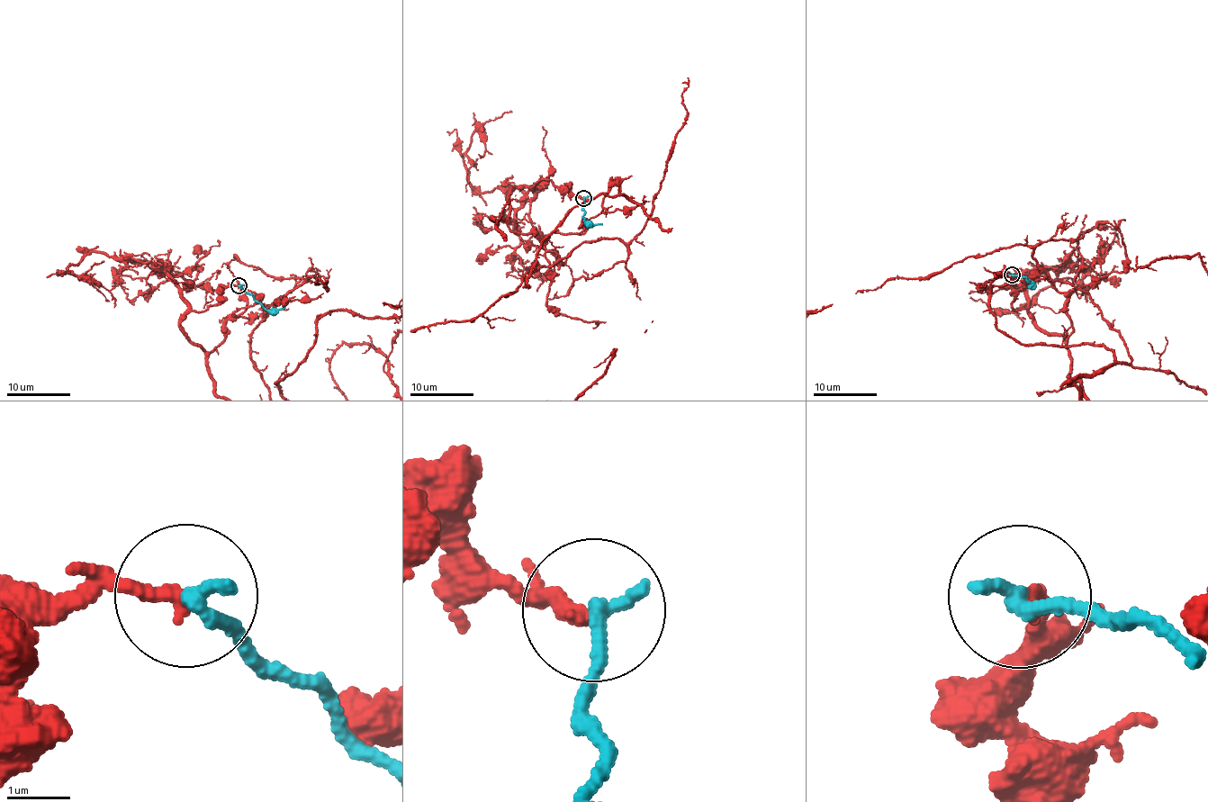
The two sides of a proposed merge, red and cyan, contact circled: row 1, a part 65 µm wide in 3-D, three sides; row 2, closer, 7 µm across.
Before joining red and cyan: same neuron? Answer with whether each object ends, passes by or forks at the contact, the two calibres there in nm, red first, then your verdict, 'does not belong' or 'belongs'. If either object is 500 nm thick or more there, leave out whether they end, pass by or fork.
red ends there; cyan ends there; 260 nm thick on the red side, 280 nm on the other; does not belong

